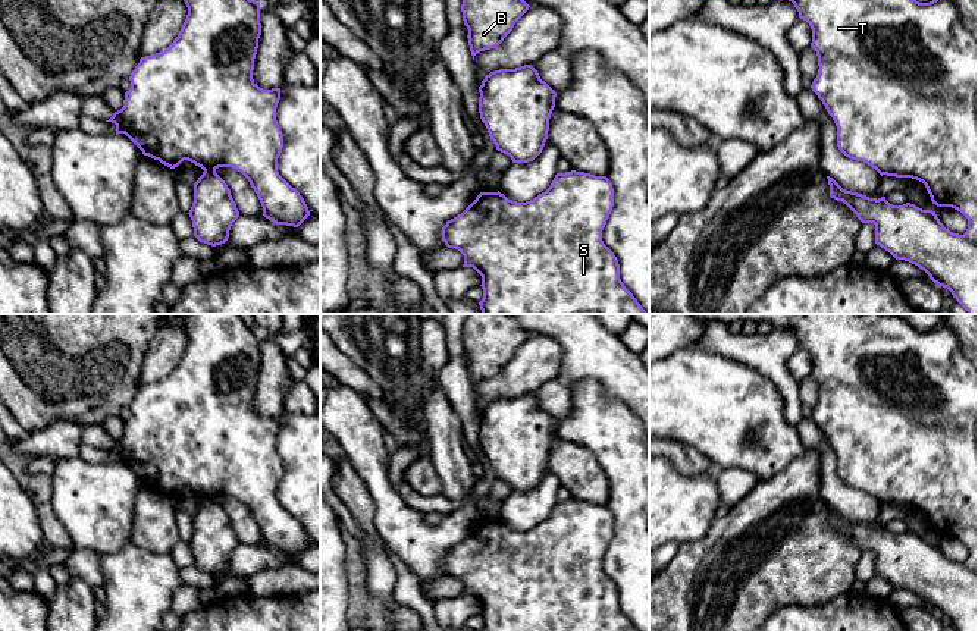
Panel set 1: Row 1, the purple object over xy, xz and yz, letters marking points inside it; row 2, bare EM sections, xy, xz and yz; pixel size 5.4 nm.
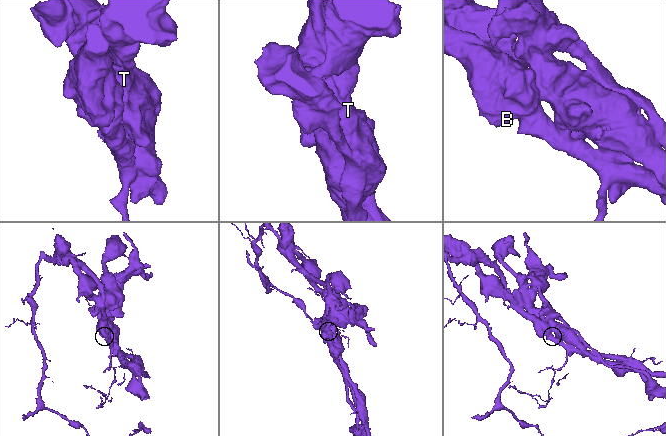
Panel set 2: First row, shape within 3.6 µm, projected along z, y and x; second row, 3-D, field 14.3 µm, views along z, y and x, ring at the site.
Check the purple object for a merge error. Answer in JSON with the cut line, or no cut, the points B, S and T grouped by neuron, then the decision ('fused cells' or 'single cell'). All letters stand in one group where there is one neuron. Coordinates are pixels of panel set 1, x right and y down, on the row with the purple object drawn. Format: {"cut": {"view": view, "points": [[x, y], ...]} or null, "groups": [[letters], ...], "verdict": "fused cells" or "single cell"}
{"cut": {"view": "yz", "points": [[820, 68], [917, 84], [871, 143], [884, 173]]}, "groups": [["B"], ["S", "T"]], "verdict": "fused cells"}

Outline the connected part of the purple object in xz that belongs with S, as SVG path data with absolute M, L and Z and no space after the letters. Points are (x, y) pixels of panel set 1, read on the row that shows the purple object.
M480 192L457 217L442 227L442 241L464 255L463 267L473 267L482 276L482 314L646 314L620 279L620 264L604 244L602 232L580 233L561 208L533 225L511 225L504 208L510 200L498 192Z

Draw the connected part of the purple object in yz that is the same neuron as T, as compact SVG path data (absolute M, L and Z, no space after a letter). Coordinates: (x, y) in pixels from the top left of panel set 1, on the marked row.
M789 0L799 12L799 18L806 21L812 29L811 47L816 51L819 69L833 69L836 66L858 66L862 63L878 63L894 72L900 79L913 79L919 92L916 101L910 106L906 123L872 139L872 147L888 156L890 169L884 173L896 178L912 178L922 182L937 207L952 207L968 219L968 229L963 233L968 241L978 247L978 40L966 29L962 16L952 0L932 0L919 3L916 0Z

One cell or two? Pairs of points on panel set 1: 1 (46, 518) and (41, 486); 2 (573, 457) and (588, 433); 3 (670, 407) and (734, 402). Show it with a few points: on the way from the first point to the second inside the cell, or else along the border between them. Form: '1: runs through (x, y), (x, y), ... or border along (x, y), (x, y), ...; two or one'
1: runs through (44, 511), (41, 493); one
2: border along (555, 435), (563, 440), (583, 445), (604, 470); two
3: runs through (686, 402), (718, 402); one

